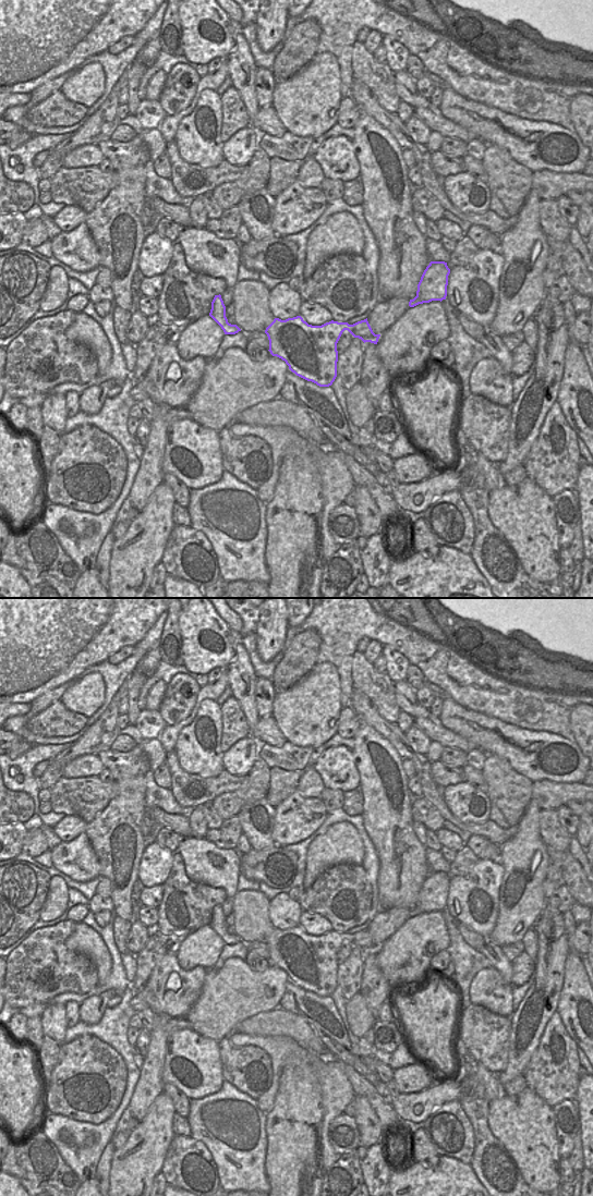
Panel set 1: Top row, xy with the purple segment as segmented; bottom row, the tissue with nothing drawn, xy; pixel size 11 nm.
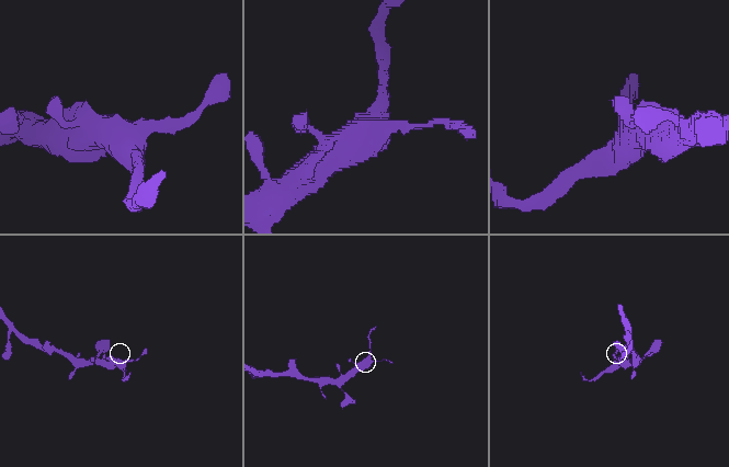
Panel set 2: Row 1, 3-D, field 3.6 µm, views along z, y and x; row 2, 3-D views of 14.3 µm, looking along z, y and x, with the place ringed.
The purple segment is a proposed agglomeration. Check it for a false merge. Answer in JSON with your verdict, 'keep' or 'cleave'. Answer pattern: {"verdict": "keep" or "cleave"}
{"verdict": "keep"}

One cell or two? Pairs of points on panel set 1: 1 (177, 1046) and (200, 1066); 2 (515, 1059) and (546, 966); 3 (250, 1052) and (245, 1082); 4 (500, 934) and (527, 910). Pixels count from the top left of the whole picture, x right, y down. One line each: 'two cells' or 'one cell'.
1: one cell
2: one cell
3: one cell
4: one cell

